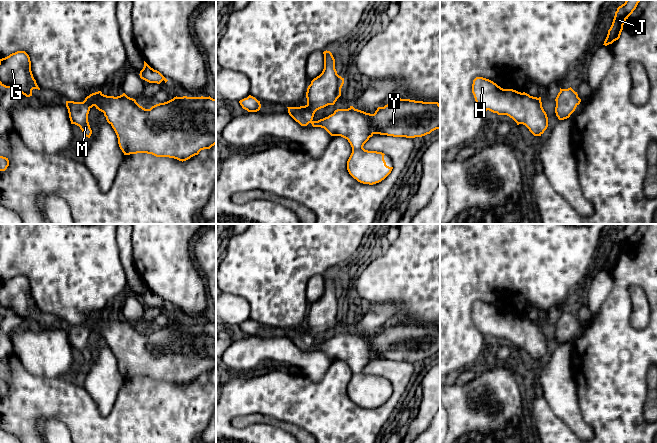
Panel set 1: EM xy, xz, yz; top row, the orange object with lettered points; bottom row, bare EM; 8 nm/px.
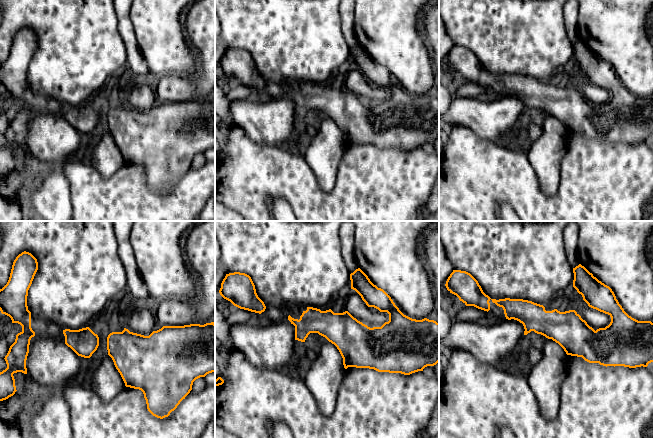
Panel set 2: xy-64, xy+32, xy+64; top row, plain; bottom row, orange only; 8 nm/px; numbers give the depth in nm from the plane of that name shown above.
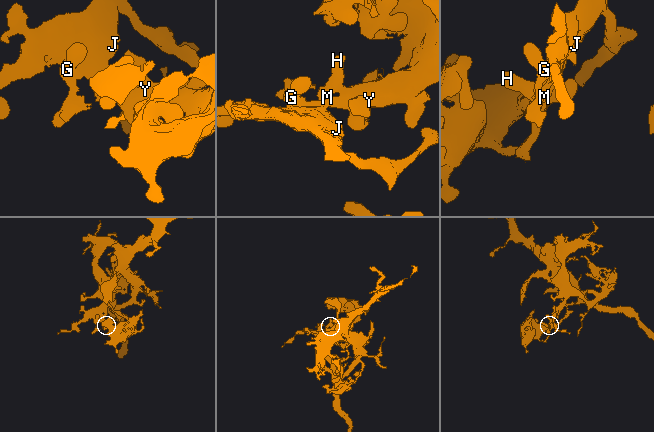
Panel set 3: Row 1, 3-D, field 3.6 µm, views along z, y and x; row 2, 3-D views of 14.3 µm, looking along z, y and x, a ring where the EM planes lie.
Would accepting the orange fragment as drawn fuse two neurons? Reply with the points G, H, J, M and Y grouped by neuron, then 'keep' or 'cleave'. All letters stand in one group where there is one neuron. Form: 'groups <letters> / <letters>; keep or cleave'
groups G H J M Y; keep

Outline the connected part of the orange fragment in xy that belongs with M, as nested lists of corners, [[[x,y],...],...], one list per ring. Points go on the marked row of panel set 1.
[[[98,91],[87,96],[83,102],[66,101],[71,124],[79,126],[88,138],[92,134],[88,114],[93,106],[104,113],[117,135],[119,147],[124,155],[147,153],[183,162],[216,144],[216,99],[210,96],[176,96],[150,109],[143,108],[125,93],[114,97]]]

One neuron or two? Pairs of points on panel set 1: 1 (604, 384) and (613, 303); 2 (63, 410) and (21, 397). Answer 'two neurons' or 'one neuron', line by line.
1: one neuron
2: one neuron

